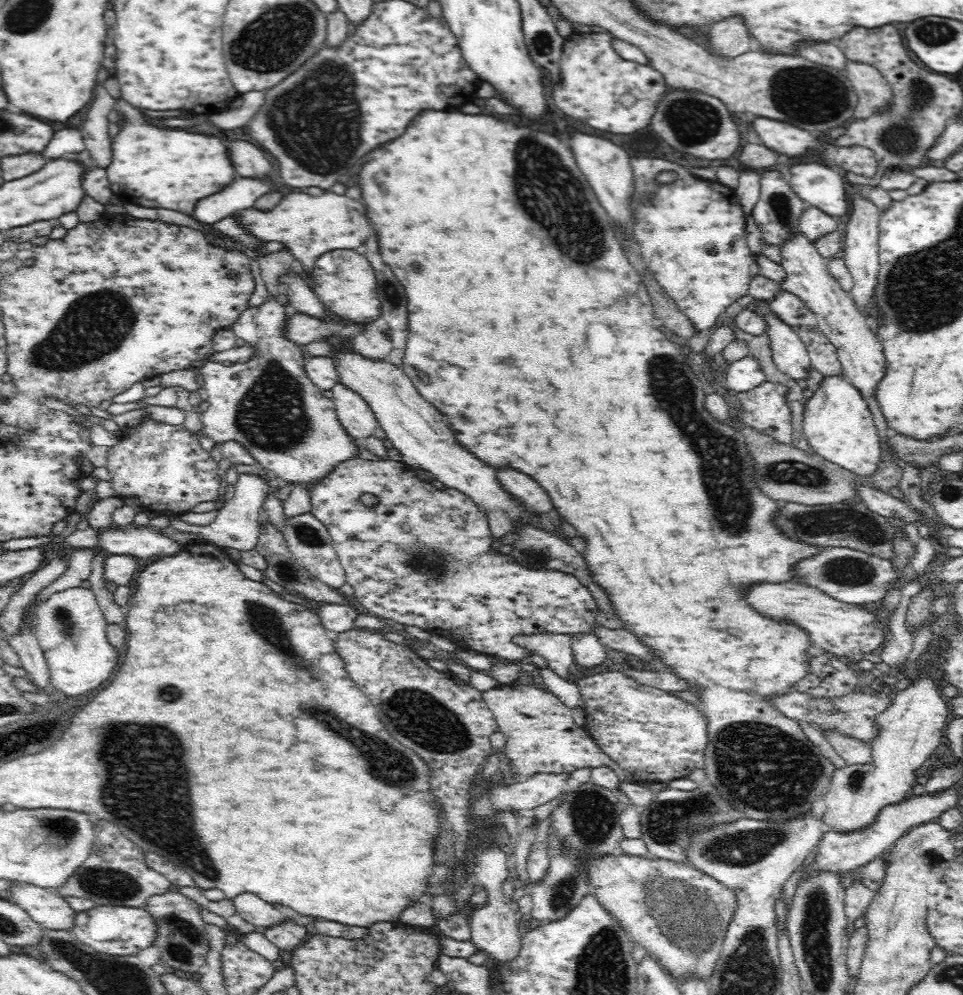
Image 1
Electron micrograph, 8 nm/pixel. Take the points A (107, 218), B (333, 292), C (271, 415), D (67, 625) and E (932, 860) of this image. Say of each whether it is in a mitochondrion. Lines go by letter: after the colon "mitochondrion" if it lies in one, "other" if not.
A: other
B: other
C: mitochondrion
D: mitochondrion
E: mitochondrion

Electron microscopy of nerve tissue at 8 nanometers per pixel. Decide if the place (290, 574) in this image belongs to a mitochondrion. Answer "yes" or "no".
yes

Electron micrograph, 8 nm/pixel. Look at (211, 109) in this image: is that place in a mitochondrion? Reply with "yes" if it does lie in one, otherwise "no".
no

